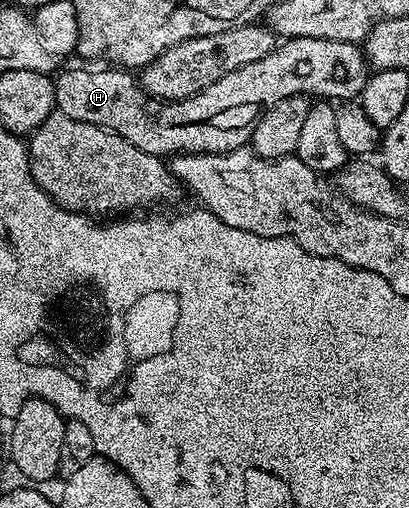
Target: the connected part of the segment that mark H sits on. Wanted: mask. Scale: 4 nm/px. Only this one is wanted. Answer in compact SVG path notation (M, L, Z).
M313 37L289 39L280 42L261 61L221 77L193 97L167 102L148 97L136 76L134 79L134 74L123 69L67 70L60 70L54 80L58 111L117 133L145 153L171 157L176 153L220 155L222 151L235 151L250 140L259 116L267 108L294 95L322 96L319 94L329 90L334 79L343 79L347 101L358 100L365 89L369 64L353 43Z

